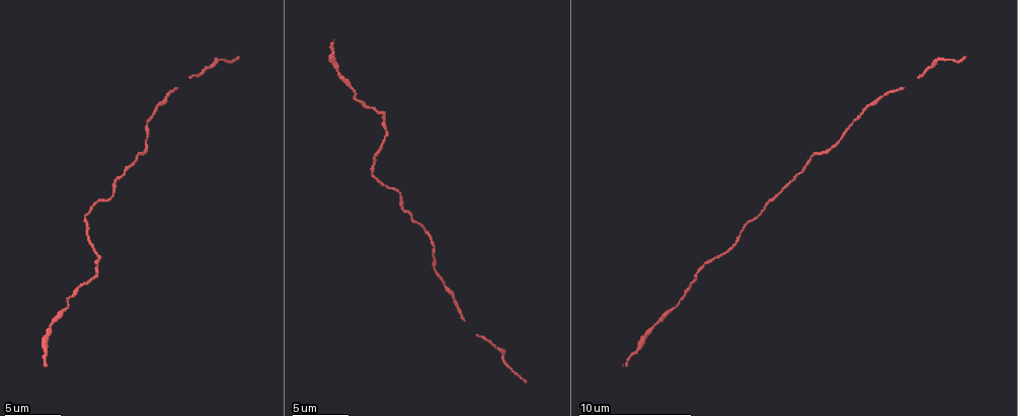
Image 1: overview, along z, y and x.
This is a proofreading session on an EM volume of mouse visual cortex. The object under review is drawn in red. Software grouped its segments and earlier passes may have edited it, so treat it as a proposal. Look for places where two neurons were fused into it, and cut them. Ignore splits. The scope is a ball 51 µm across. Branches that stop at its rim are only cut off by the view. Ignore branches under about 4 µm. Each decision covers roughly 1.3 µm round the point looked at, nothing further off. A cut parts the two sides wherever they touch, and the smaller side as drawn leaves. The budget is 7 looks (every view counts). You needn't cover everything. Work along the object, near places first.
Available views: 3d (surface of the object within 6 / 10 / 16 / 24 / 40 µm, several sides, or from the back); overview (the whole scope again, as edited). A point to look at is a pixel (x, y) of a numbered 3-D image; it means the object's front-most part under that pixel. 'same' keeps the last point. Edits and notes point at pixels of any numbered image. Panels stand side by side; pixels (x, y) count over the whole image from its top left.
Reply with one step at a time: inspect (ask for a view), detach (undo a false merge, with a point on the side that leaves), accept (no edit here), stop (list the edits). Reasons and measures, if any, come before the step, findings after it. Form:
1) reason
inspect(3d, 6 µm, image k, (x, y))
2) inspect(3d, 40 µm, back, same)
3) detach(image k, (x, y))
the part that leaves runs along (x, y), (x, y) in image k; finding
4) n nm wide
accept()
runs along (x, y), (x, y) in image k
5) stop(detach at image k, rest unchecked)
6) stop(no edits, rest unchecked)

inspect(3d, 6 µm, image 1, (788, 183))

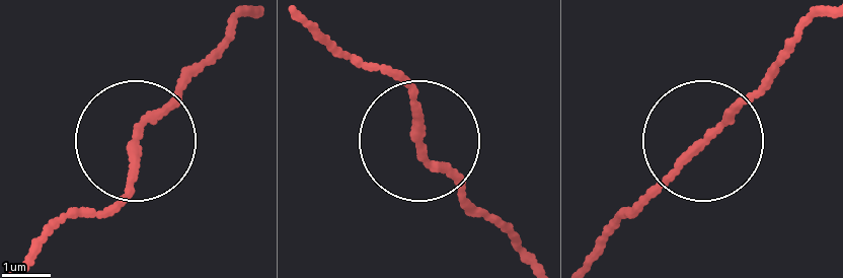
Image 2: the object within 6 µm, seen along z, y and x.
inspect(3d, 6 µm, back, image 2, (134, 149))

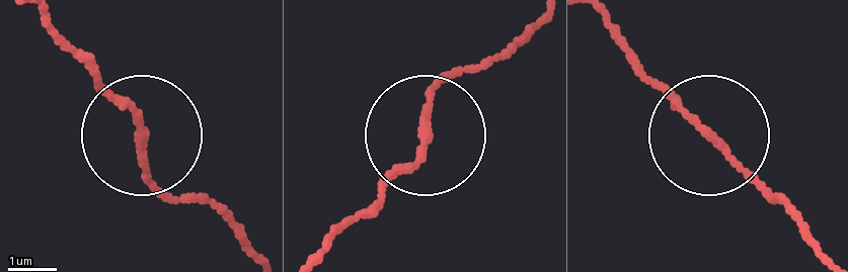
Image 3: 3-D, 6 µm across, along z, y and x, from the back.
side arm 25 µm
accept()
runs along (713, 139), (637, 63) in image 3; continuous, no second neuron

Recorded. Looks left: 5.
thick turns thin
inspect(3d, 6 µm, image 1, (862, 112))

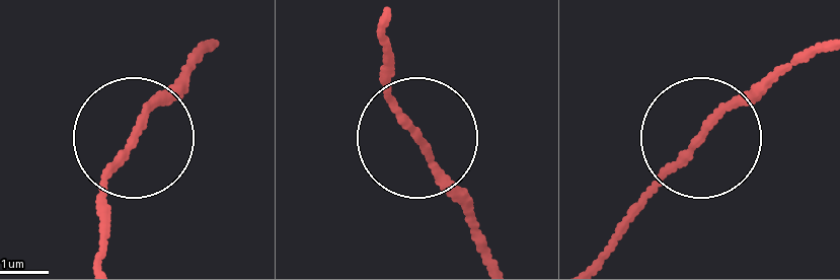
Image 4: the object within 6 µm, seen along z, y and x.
from behind
inspect(3d, 6 µm, back, image 4, (421, 142))

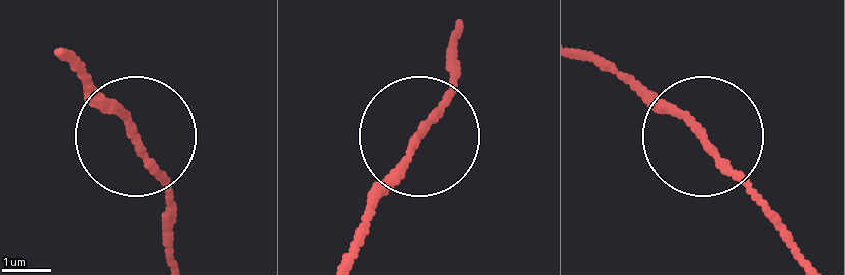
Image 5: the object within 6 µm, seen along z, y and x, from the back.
accept()
runs along (458, 28), (446, 101), (357, 230) in image 5; one neuron here

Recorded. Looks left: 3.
a narrow waist
inspect(3d, 10 µm, image 1, (338, 70))

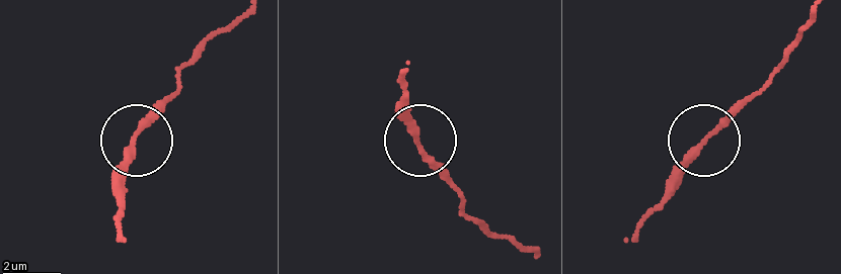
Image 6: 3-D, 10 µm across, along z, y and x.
210 nm wide
accept()
runs along (238, 15), (210, 36), (139, 128), (118, 186) in image 6; all the same neuron

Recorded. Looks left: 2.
sudden change in width
inspect(3d, 10 µm, image 1, (922, 74))

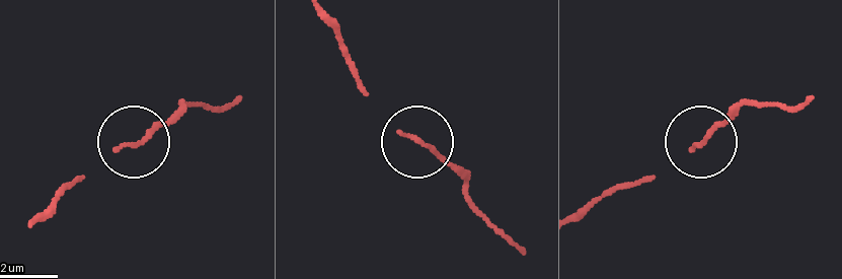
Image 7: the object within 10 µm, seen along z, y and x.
inspect(3d, 6 µm, image 7, (131, 143))

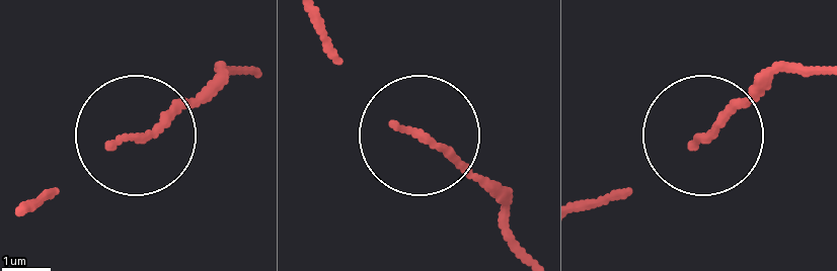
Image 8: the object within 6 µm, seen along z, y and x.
accept()
runs along (32, 210), (122, 138), (170, 121), (214, 77) in image 8; all the same neuron

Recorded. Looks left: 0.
stop(no edits, rest unchecked)

